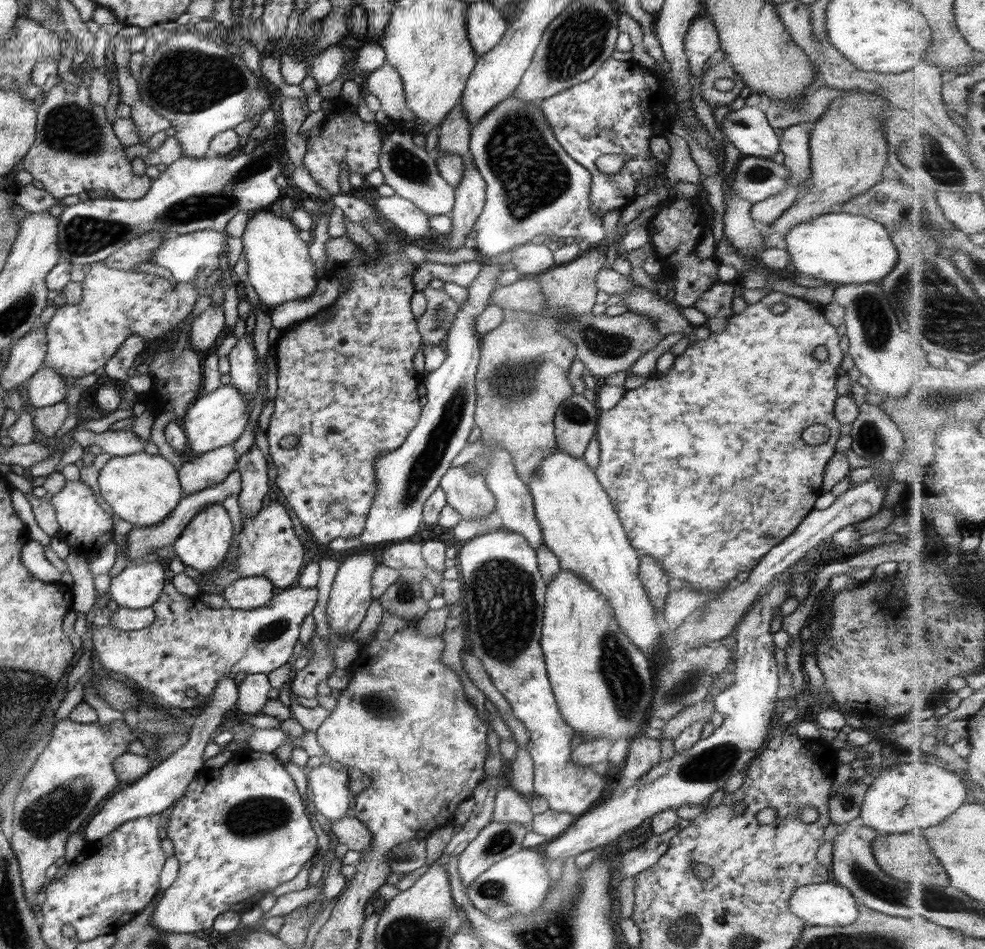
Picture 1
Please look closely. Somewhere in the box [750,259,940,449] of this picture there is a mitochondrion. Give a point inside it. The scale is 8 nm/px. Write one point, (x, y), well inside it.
(875, 318)

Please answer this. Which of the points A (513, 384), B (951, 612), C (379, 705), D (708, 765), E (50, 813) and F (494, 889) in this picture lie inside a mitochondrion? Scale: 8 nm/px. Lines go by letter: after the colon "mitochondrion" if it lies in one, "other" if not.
A: mitochondrion
B: mitochondrion
C: mitochondrion
D: mitochondrion
E: mitochondrion
F: mitochondrion

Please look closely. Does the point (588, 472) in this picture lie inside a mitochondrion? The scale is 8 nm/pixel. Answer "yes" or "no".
no

